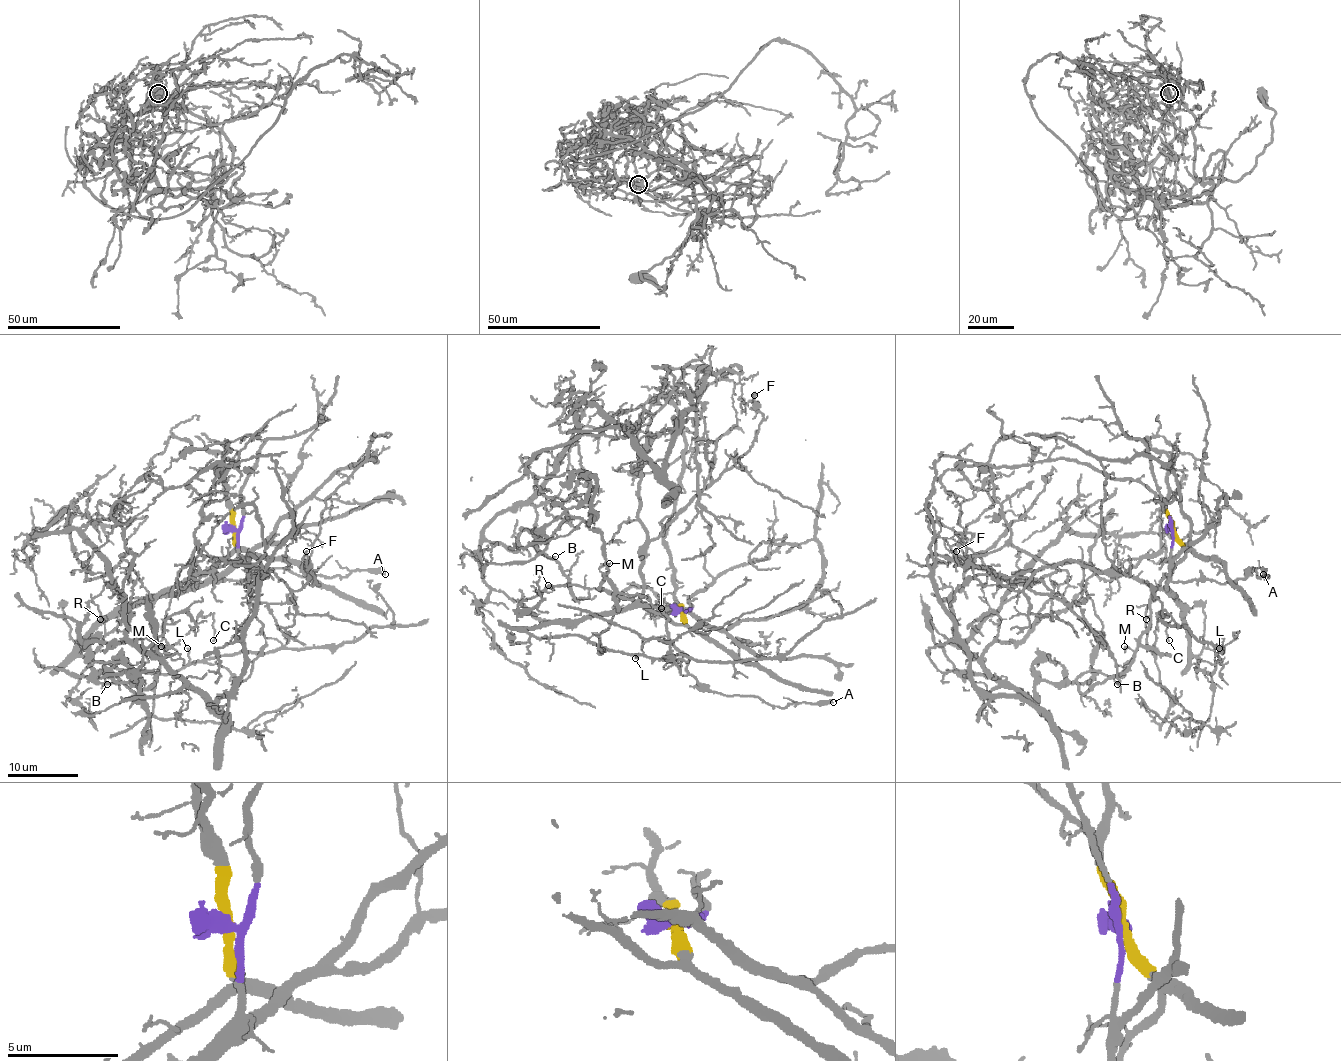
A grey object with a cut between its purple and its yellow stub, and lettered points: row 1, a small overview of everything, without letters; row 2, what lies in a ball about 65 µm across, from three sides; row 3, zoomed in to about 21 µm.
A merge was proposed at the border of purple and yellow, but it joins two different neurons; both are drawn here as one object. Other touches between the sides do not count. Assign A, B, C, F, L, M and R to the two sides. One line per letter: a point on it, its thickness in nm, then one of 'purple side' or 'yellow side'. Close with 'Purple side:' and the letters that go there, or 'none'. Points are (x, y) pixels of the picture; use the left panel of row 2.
A: (385, 574) | 360 nm | purple side
B: (107, 684) | 100 nm | yellow side
C: (213, 640) | 130 nm | yellow side
F: (306, 551) | 170 nm | purple side
L: (187, 648) | 140 nm | purple side
M: (161, 646) | 110 nm | yellow side
R: (100, 619) | 160 nm | yellow side
Purple side: A, F, L

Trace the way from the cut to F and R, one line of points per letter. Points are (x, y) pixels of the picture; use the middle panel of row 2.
F: (680, 611), (639, 602), (643, 549), (751, 446), (763, 418), (754, 409), (754, 395)
R: (680, 611), (682, 623), (675, 623), (624, 597), (597, 588), (574, 584), (555, 586), (553, 589), (548, 584)

